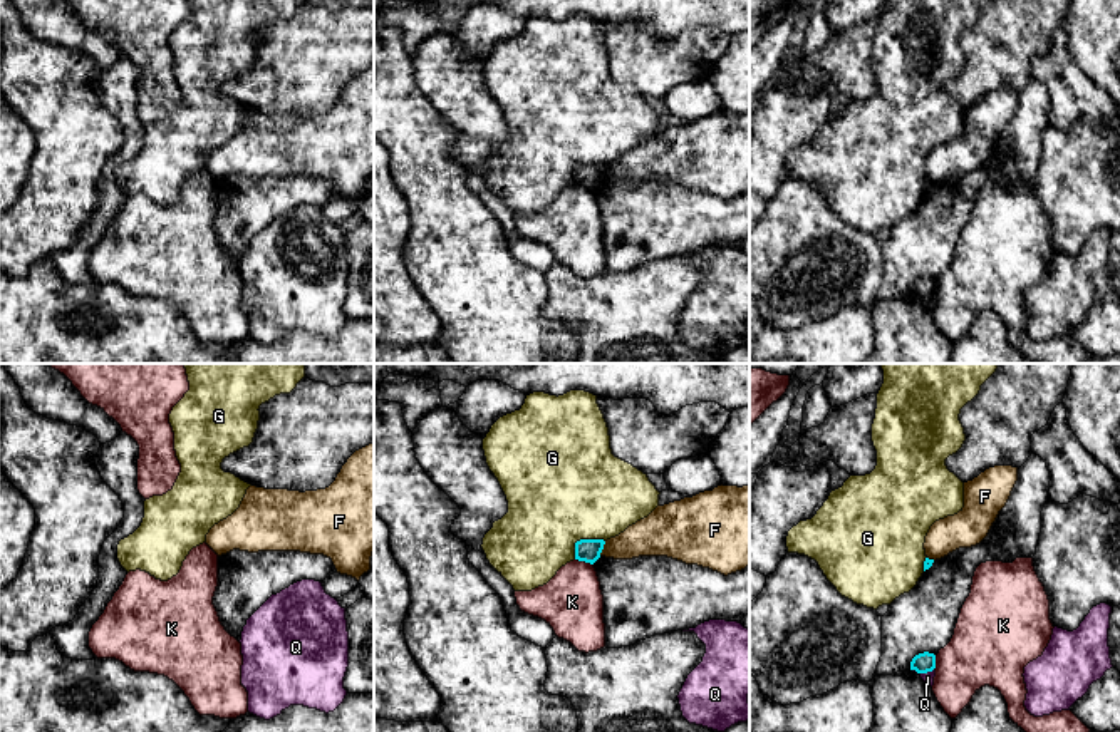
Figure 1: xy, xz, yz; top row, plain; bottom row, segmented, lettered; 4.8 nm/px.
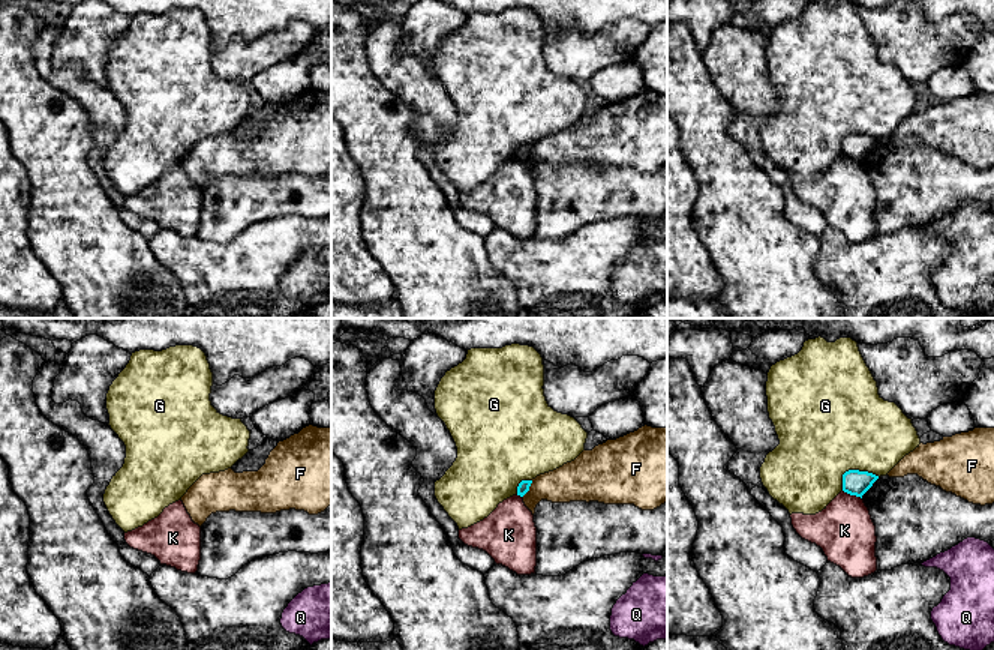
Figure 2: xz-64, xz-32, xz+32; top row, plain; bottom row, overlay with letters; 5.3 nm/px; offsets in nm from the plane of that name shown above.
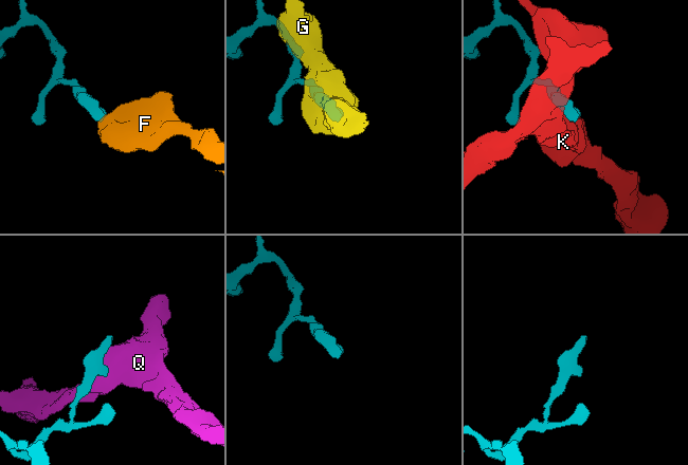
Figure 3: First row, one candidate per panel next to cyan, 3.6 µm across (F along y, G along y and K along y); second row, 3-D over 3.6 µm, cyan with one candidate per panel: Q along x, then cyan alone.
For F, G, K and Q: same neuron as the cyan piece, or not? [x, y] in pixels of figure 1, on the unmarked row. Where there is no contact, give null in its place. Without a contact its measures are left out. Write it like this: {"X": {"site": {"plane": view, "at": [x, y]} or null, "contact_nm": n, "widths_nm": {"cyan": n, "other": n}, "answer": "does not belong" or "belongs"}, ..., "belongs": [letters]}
{"F": {"site": {"plane": "xz", "at": [602, 173]}, "contact_nm": 80, "widths_nm": {"cyan": 110, "other": 190}, "answer": "does not belong"}, "G": {"site": {"plane": "xz", "at": [582, 164]}, "contact_nm": 180, "widths_nm": {"cyan": 110, "other": 500}, "answer": "does not belong"}, "K": {"site": {"plane": "xz", "at": [584, 185]}, "contact_nm": 90, "widths_nm": {"cyan": 110, "other": 300}, "answer": "does not belong"}, "Q": {"site": {"plane": "yz", "at": [922, 297]}, "contact_nm": 110, "widths_nm": {"cyan": 100, "other": 50}, "answer": "does not belong"}, "belongs": []}

